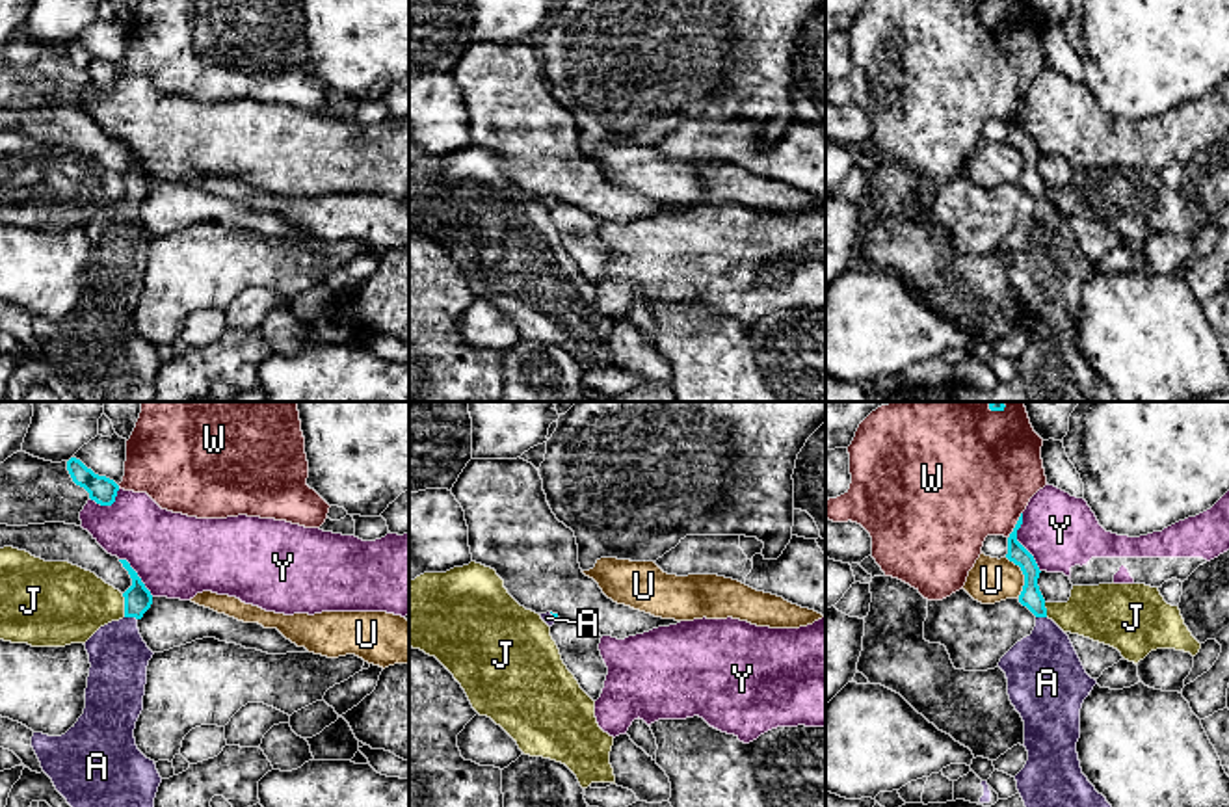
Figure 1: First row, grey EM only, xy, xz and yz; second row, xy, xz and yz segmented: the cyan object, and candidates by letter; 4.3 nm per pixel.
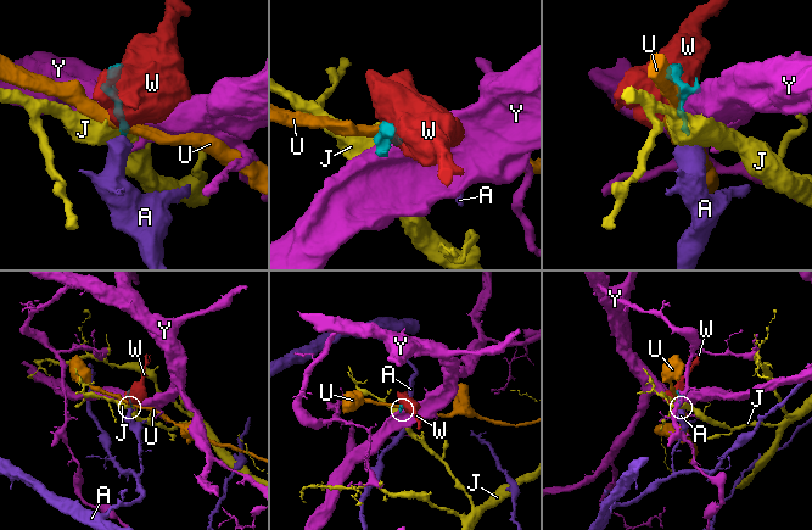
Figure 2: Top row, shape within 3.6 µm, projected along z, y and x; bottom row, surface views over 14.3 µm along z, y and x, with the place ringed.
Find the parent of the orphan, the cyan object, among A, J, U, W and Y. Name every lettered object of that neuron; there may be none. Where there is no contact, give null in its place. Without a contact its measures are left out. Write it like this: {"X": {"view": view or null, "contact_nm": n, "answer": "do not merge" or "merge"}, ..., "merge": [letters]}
{"A": {"view": "xy", "contact_nm": 60, "answer": "merge"}, "J": {"view": "xy", "contact_nm": 110, "answer": "do not merge"}, "U": {"view": "yz", "contact_nm": 190, "answer": "do not merge"}, "W": {"view": "yz", "contact_nm": 130, "answer": "do not merge"}, "Y": {"view": "yz", "contact_nm": 260, "answer": "do not merge"}, "merge": ["A"]}

